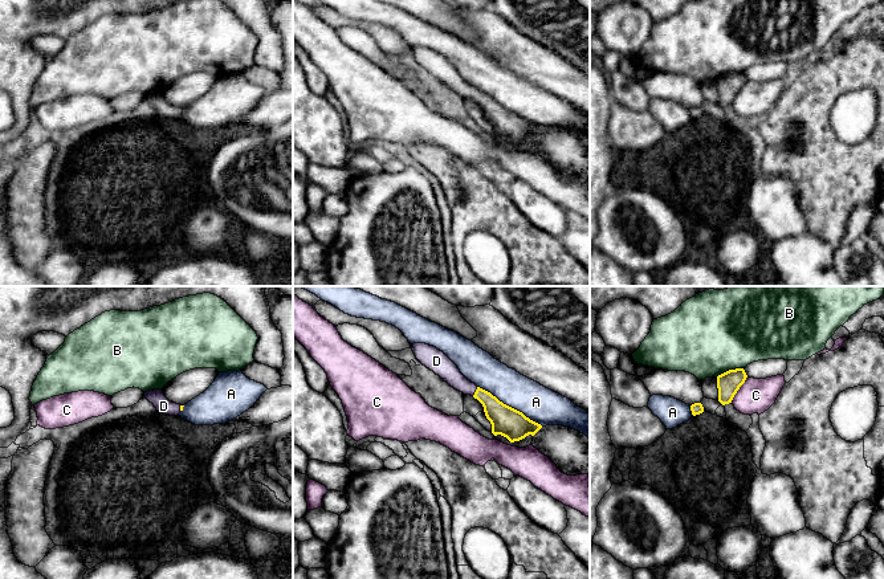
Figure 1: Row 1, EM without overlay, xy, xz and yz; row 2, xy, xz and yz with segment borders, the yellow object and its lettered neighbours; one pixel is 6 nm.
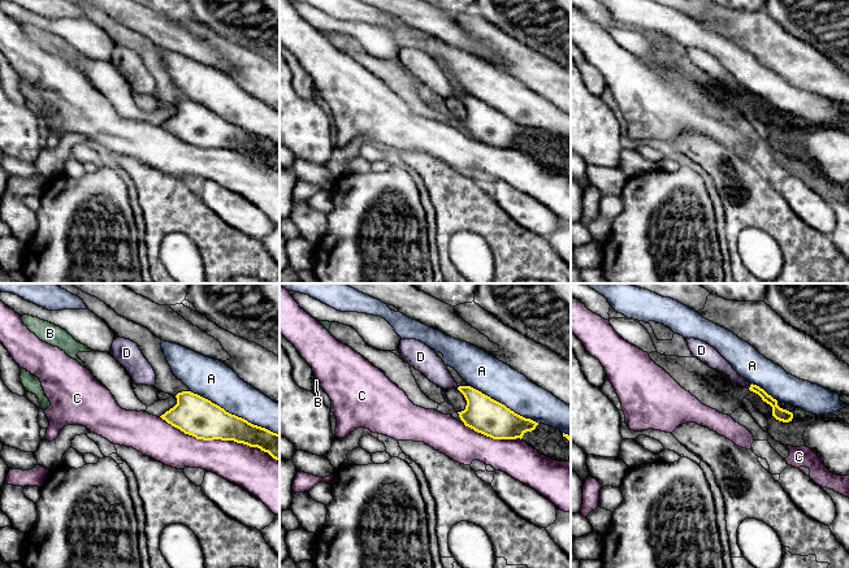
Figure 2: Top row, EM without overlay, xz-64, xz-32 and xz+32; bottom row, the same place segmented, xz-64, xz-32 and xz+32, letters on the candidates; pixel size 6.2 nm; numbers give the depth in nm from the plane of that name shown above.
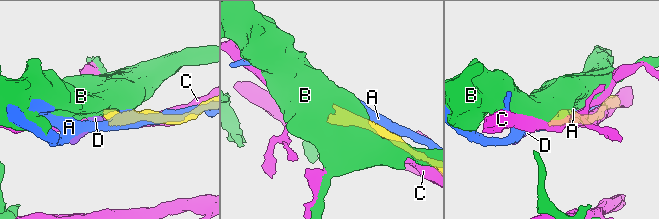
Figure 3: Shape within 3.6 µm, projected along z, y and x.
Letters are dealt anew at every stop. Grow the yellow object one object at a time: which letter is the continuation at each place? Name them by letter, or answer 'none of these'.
D

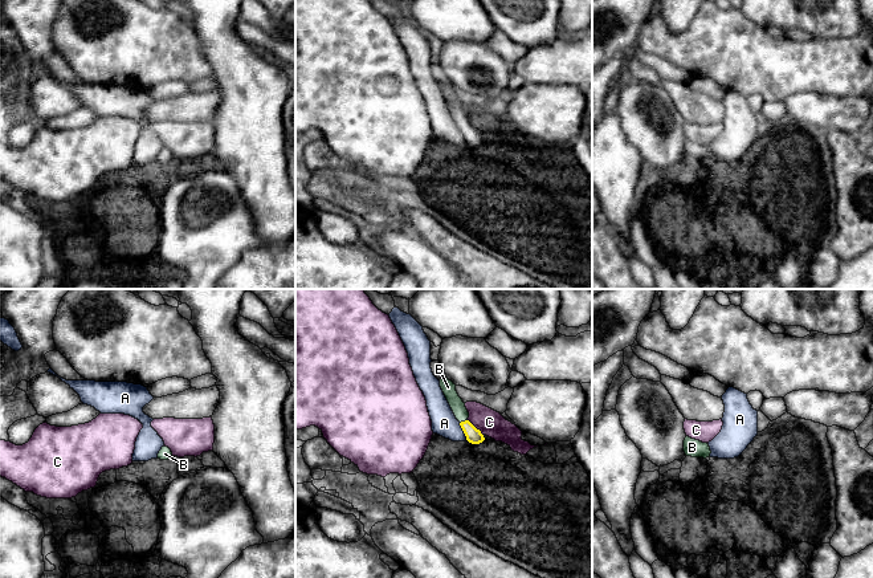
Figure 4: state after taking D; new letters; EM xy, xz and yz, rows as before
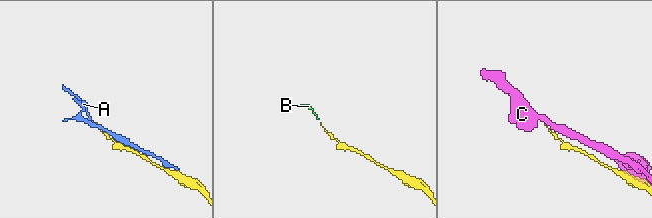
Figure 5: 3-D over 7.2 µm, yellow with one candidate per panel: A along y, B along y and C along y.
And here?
B

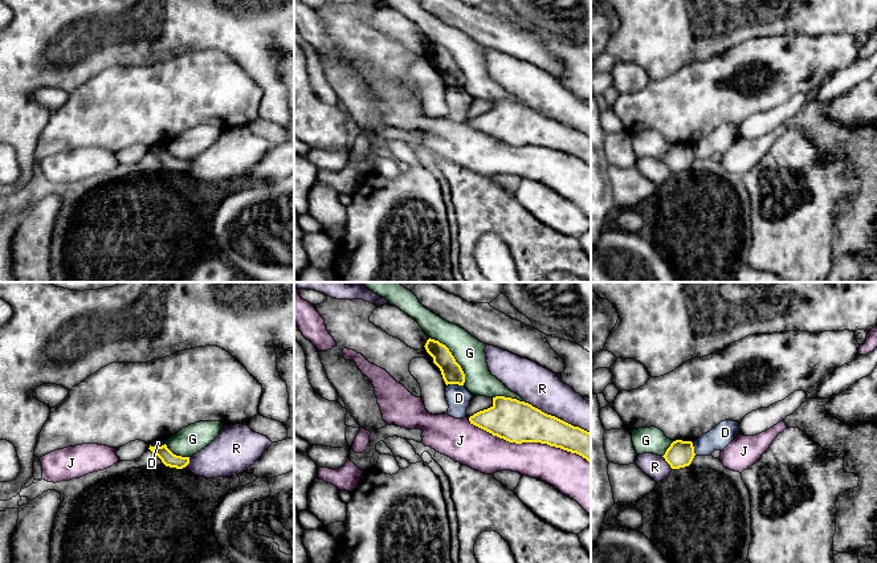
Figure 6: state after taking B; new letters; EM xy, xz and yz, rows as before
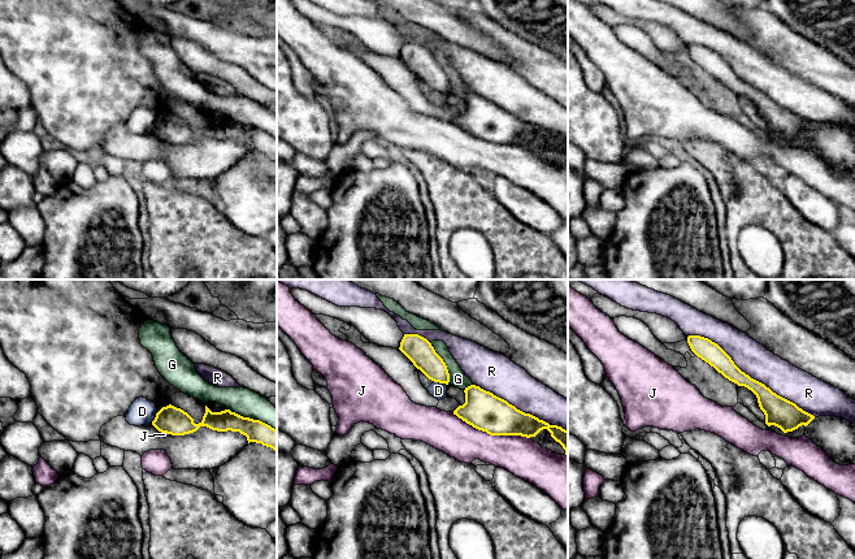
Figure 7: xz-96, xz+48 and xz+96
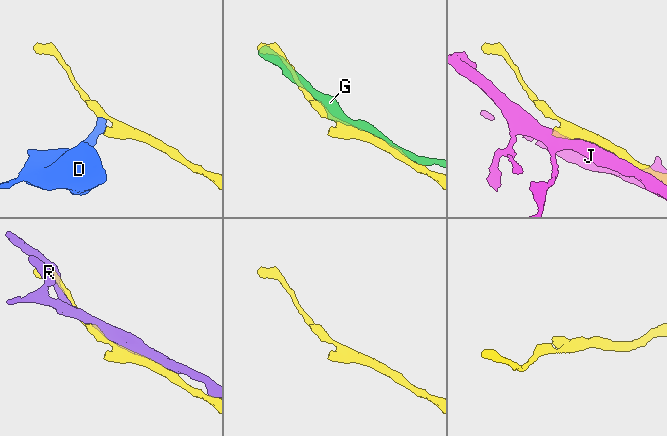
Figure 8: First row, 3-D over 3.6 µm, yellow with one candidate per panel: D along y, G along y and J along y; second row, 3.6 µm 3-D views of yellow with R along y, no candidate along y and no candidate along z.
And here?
none of these

